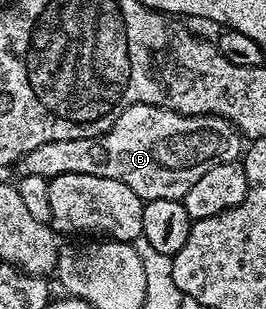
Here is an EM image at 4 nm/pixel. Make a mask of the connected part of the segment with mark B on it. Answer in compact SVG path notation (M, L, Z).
M137 104L125 108L121 116L107 129L104 134L96 138L82 138L81 140L53 140L49 144L41 144L41 148L33 148L24 158L17 163L20 175L32 174L45 176L48 180L66 174L84 174L85 176L105 176L109 180L121 180L144 203L161 200L182 199L189 188L209 168L217 168L217 164L229 164L240 161L245 150L245 139L239 129L229 120L212 114L178 114L167 109L163 104Z

